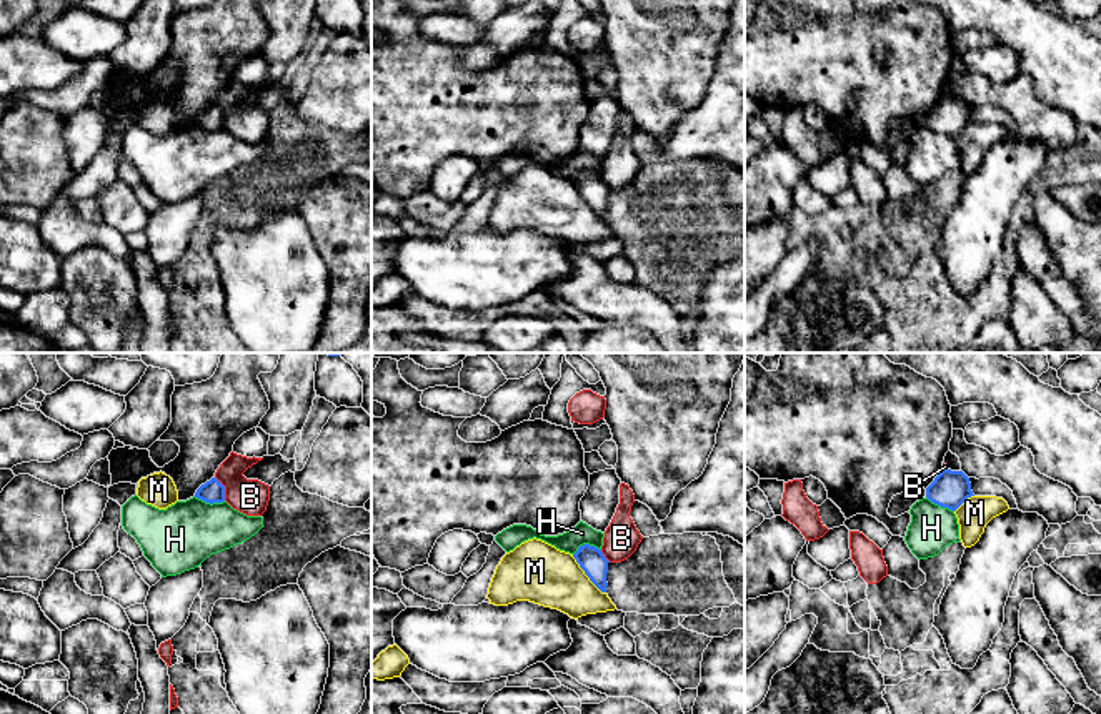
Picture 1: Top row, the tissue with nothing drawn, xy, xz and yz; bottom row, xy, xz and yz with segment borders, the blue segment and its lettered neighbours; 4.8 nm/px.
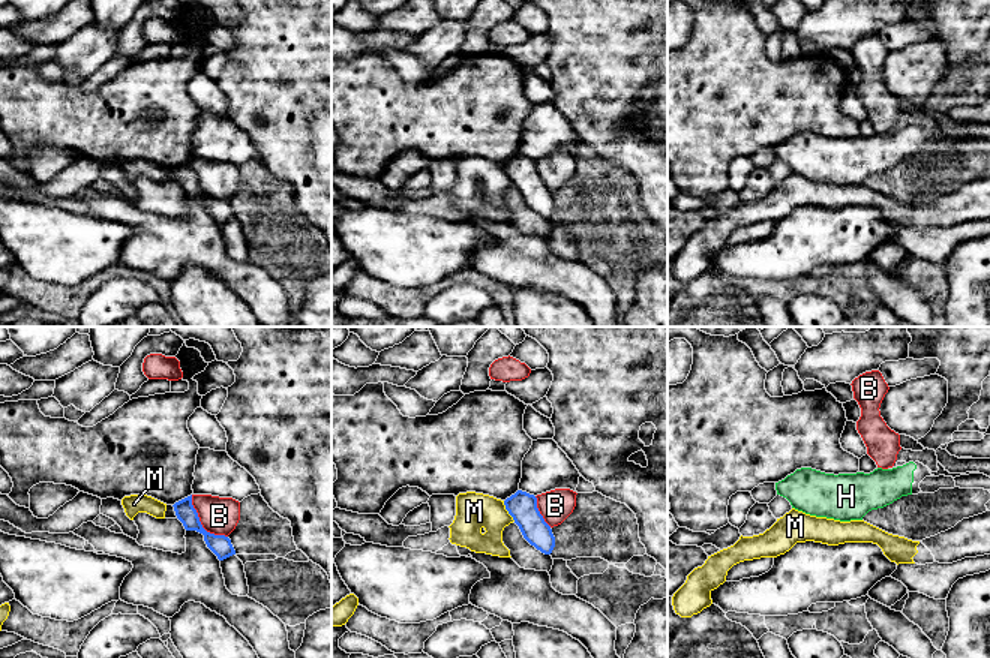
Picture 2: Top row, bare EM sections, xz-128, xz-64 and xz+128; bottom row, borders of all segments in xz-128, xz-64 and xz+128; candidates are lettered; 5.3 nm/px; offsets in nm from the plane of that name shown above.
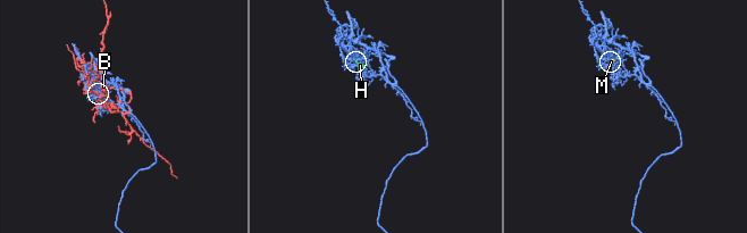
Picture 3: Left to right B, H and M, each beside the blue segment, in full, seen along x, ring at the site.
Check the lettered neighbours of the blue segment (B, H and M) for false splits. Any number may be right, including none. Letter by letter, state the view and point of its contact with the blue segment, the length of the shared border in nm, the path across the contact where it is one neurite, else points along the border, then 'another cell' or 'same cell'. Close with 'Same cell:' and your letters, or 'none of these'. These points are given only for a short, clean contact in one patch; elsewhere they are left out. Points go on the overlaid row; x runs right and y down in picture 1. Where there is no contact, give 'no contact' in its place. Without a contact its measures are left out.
B: xy (224, 488) | 130 nm | another cell
H: xy (209, 501) | 150 nm | another cell
M: xz (585, 573) | 260 nm | along xz (572, 555), (583, 573), (605, 593) | another cell
Same cell: none of these

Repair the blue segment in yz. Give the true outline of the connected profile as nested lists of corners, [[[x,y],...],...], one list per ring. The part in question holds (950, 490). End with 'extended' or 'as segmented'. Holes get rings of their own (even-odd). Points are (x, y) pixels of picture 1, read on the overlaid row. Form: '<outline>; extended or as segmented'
[[[943,469],[926,488],[926,498],[951,511],[956,511],[968,498],[974,496],[969,478],[963,471]]]; as segmented

